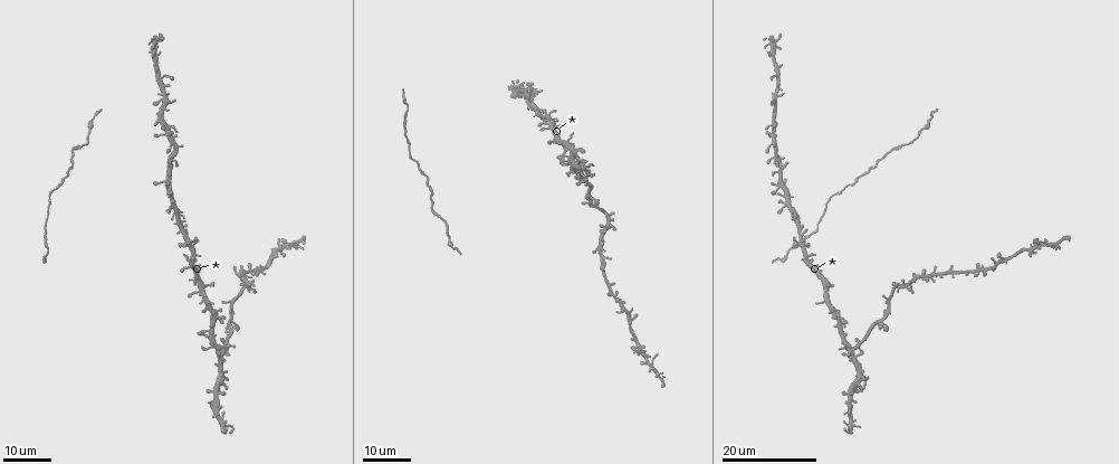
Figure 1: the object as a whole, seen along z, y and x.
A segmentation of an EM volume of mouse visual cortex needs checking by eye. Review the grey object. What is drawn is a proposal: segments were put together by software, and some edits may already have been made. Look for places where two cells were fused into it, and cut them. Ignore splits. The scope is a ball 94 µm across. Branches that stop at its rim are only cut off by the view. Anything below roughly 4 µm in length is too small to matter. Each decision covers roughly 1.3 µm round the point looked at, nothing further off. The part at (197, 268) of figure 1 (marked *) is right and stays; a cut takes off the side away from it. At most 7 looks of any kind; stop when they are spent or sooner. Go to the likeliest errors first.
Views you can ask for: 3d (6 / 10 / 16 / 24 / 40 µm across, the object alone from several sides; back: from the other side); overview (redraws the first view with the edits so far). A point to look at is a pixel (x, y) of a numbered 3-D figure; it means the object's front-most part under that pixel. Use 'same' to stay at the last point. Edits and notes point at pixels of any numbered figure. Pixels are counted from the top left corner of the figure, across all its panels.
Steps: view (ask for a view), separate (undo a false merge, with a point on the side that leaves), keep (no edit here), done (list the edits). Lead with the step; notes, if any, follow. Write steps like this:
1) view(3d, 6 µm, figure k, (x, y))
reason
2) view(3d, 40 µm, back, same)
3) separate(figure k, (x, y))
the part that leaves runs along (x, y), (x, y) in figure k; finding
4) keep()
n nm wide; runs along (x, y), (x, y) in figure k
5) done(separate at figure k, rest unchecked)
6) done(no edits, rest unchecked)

view(3d, 16 µm, figure 1, (223, 350))

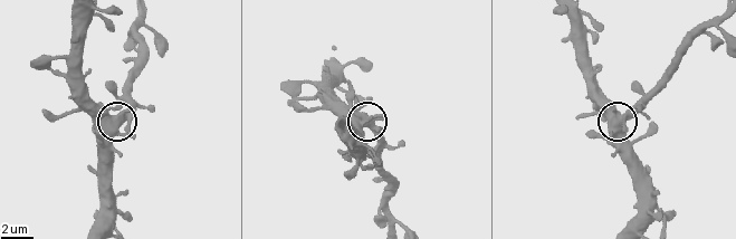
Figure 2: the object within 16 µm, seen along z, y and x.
view(3d, 6 µm, figure 2, (367, 124))

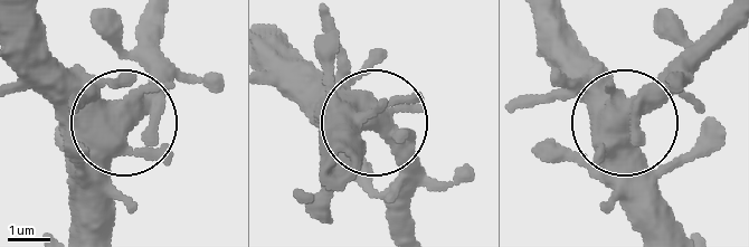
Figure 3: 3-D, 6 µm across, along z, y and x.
keep()
470 nm wide; one cell here

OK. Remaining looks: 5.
view(3d, 24 µm, figure 1, (778, 182))
a fork

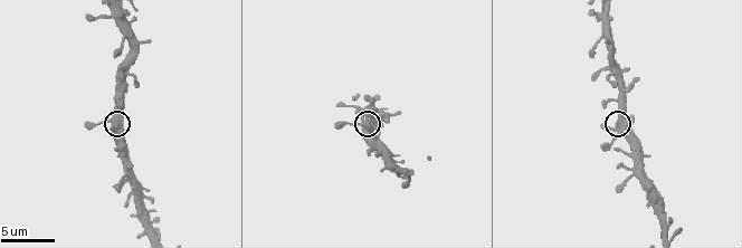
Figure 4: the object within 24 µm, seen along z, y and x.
view(3d, 10 µm, figure 4, (111, 120))

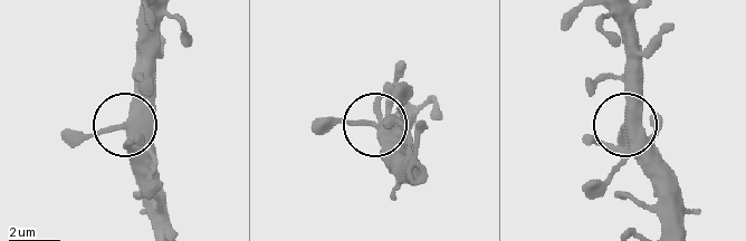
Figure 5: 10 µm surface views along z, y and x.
keep()
side arm 35 µm; runs along (681, 227), (666, 169), (625, 124), (623, 68) in figure 5; all the same cell

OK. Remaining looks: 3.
view(3d, 24 µm, figure 1, (91, 121))
thick turns thin

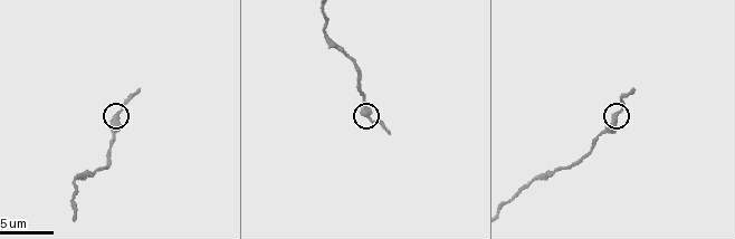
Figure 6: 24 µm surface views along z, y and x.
view(3d, 6 µm, figure 6, (115, 114))

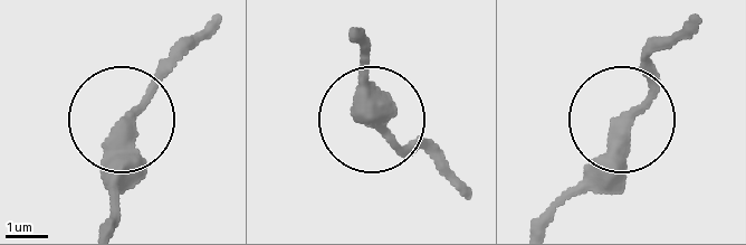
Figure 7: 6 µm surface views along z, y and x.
keep()
runs along (107, 223), (117, 126), (195, 44) in figure 7; continuous, no second cell

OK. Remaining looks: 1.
done(no edits, rest unchecked)

